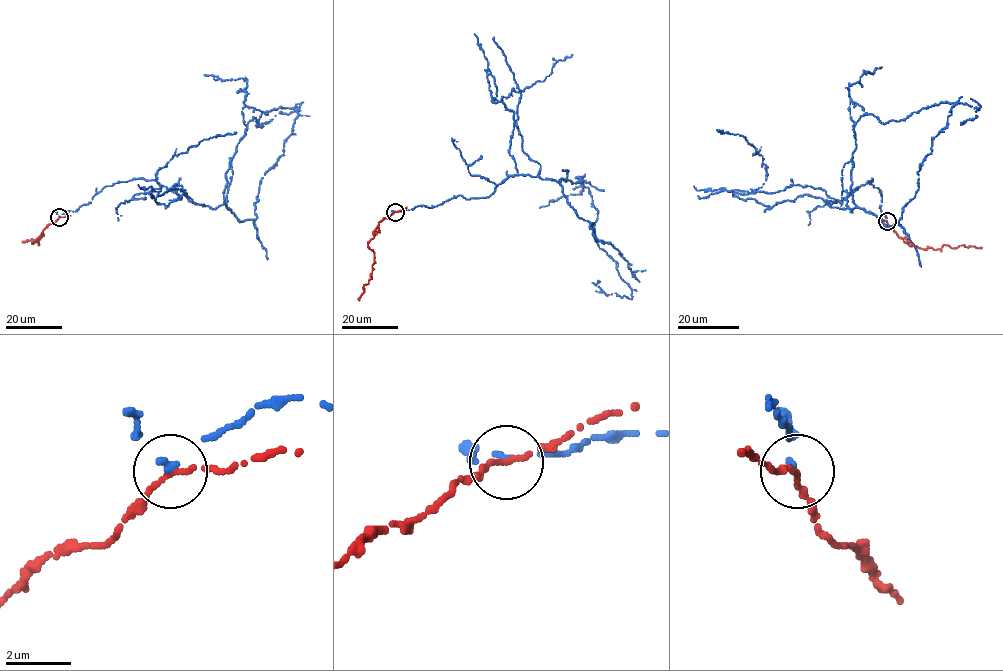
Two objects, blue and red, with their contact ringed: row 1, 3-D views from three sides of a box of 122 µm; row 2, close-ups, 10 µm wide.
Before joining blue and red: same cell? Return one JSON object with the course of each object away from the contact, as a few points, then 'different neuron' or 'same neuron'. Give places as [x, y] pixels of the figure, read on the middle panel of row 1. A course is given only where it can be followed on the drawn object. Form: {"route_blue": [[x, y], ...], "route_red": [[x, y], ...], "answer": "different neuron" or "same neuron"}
{"route_blue": [[395, 212], [489, 196], [514, 174], [582, 181], [598, 246], [632, 298], [597, 280]], "route_red": [[395, 212], [378, 223], [374, 237], [368, 244], [374, 253], [372, 278], [363, 286], [359, 300]], "answer": "same neuron"}

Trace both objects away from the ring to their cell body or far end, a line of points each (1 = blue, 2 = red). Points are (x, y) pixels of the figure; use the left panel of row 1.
1: (59, 217), (106, 186), (142, 178), (218, 207), (247, 123), (262, 126), (262, 112), (296, 105), (261, 128)
2: (59, 217), (32, 242), (38, 244), (36, 239), (36, 242), (32, 239), (23, 241)

